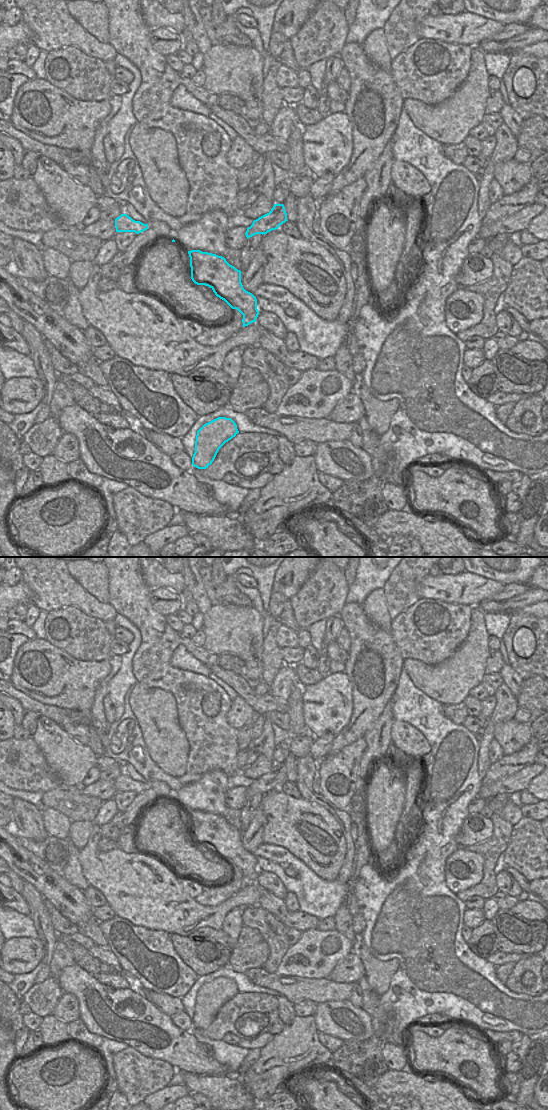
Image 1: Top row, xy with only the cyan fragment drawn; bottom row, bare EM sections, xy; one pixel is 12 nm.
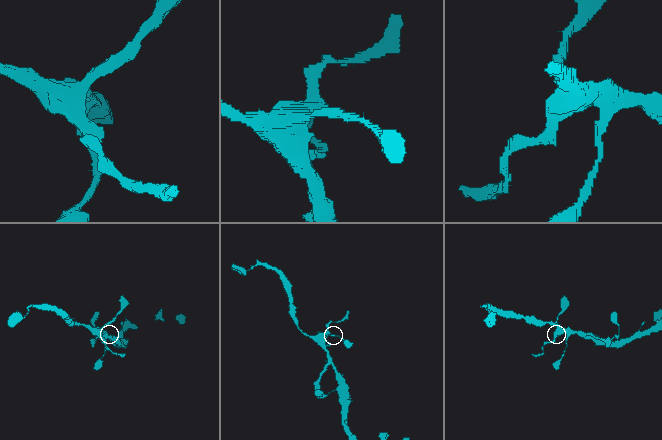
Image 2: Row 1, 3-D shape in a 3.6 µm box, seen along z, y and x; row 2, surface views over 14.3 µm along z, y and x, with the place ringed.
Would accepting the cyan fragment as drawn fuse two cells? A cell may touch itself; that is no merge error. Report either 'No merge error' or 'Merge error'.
Merge error

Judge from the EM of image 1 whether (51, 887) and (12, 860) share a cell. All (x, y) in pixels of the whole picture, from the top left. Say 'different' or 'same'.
same

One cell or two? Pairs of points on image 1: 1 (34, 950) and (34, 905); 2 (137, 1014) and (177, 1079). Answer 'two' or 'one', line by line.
1: two
2: two

